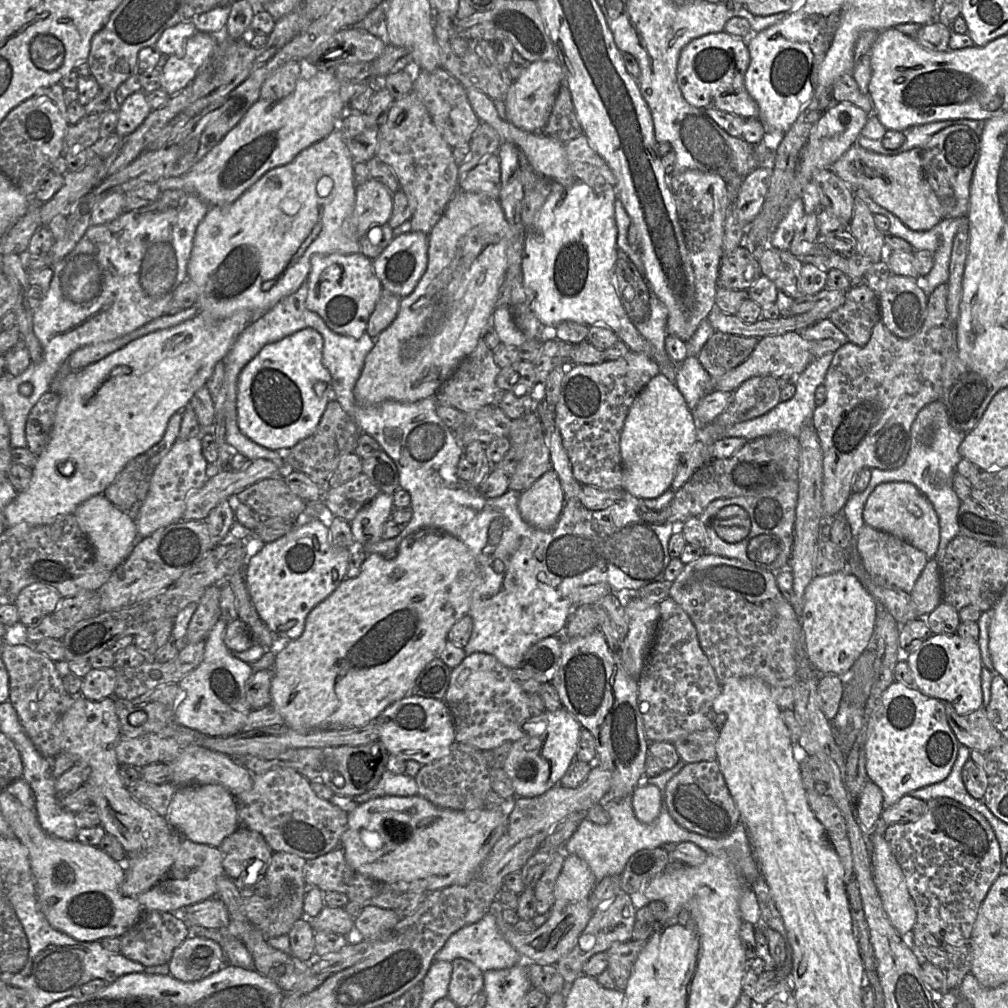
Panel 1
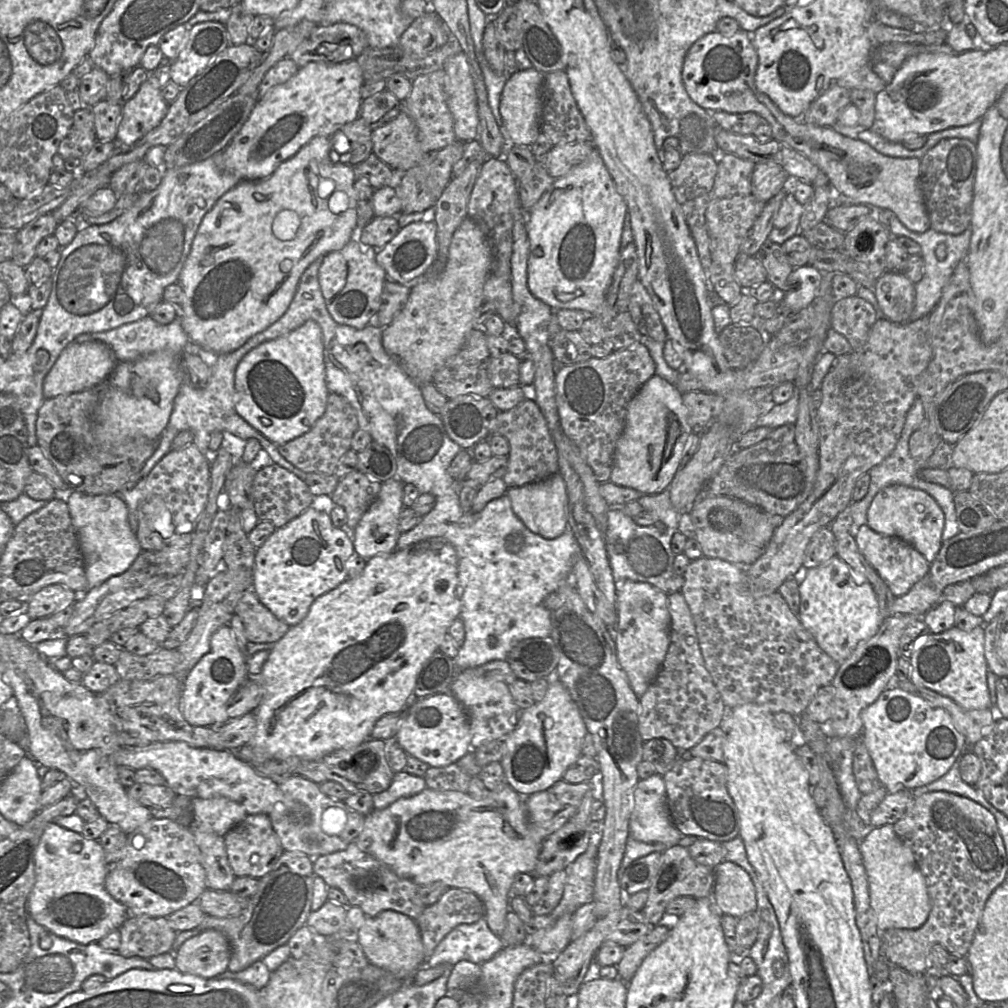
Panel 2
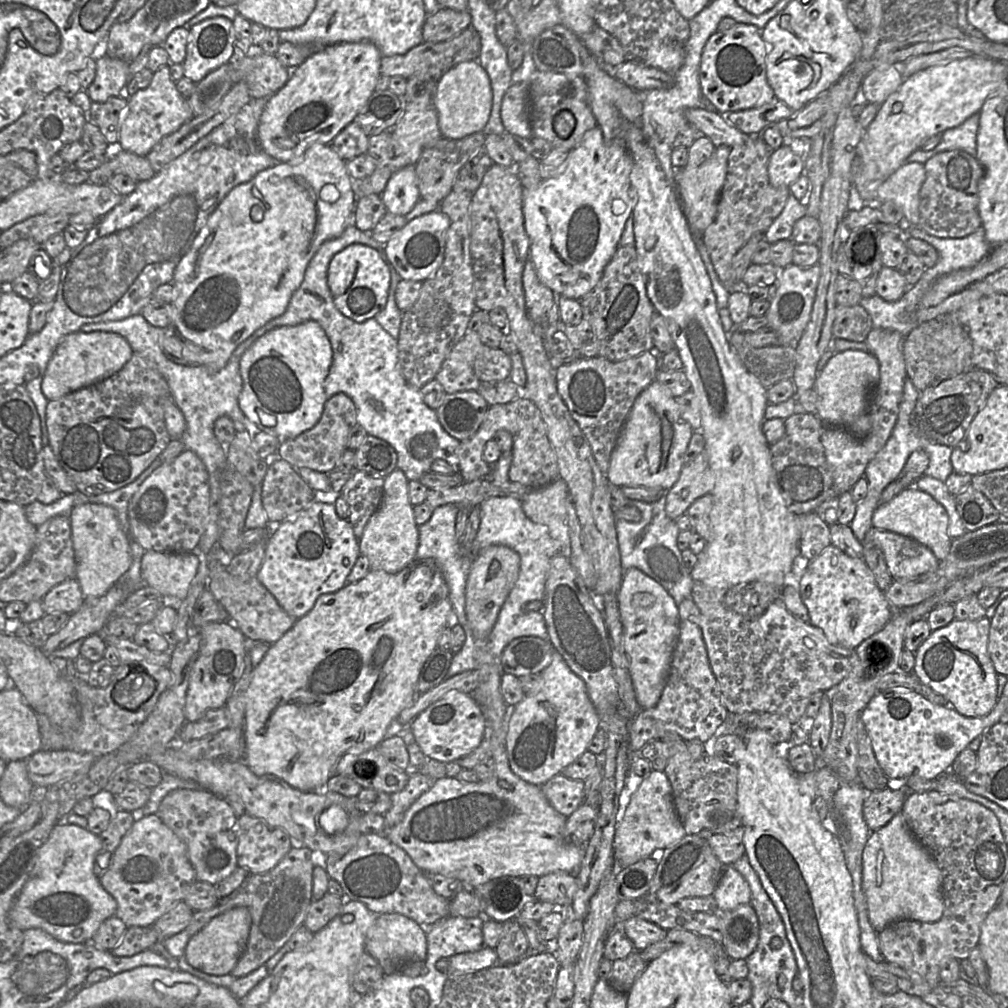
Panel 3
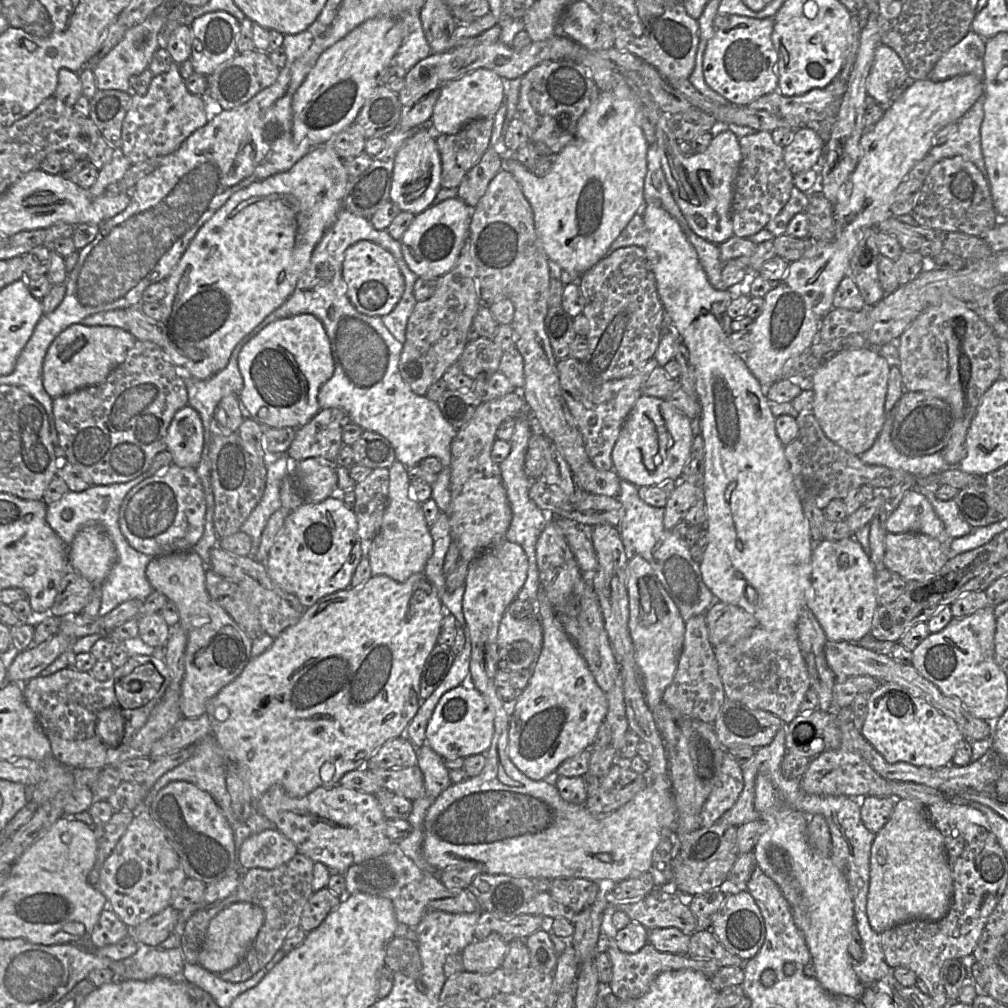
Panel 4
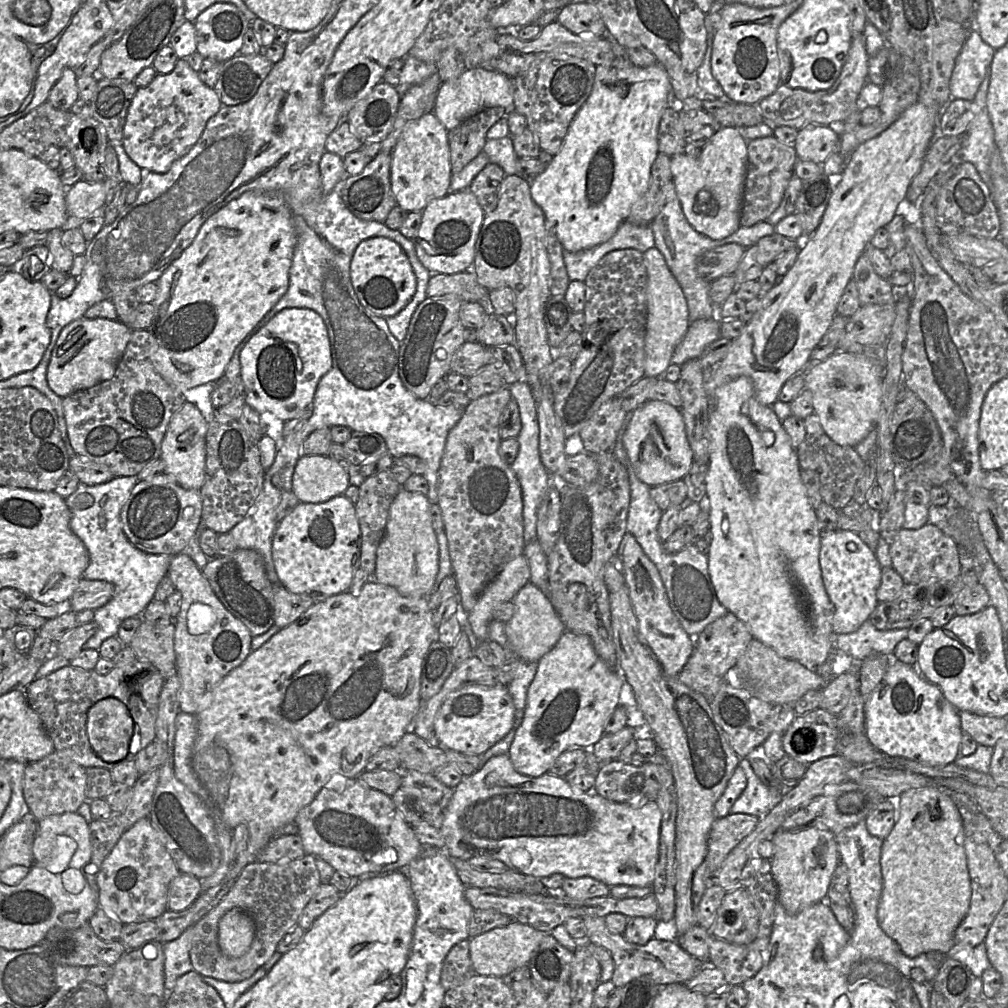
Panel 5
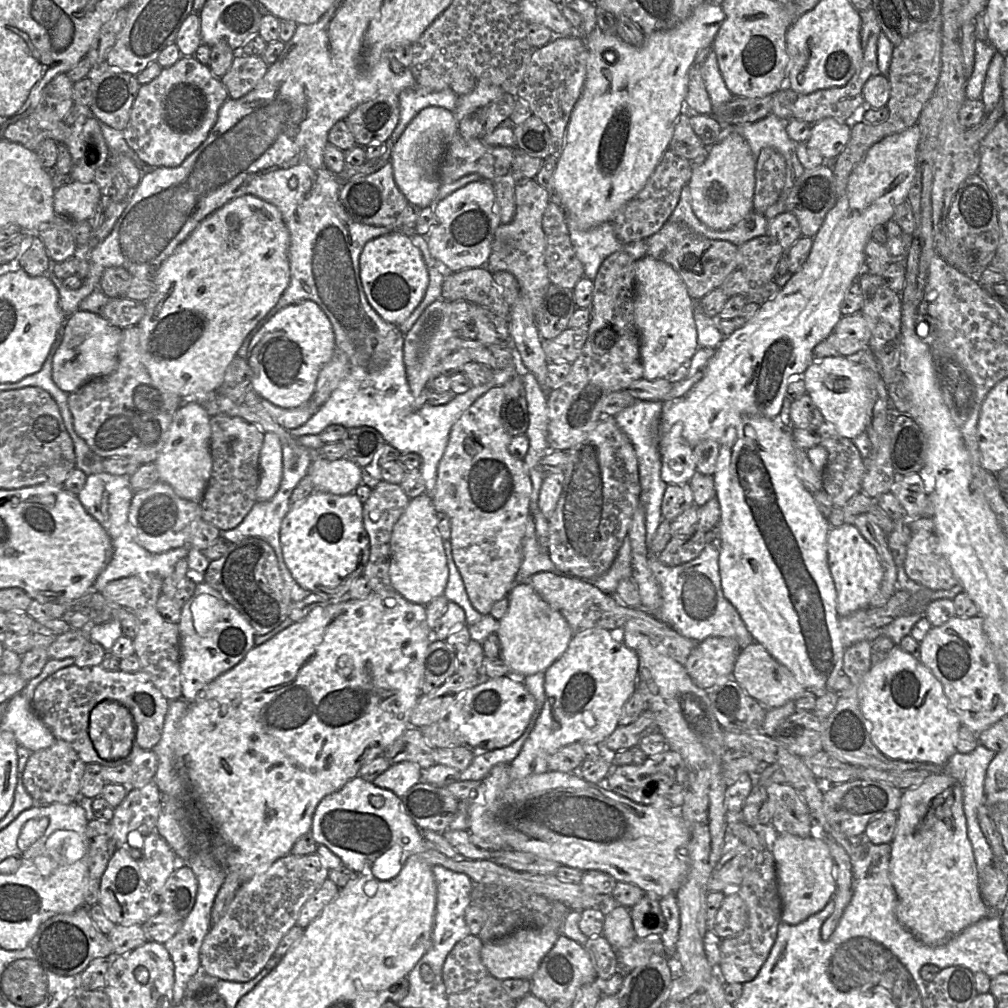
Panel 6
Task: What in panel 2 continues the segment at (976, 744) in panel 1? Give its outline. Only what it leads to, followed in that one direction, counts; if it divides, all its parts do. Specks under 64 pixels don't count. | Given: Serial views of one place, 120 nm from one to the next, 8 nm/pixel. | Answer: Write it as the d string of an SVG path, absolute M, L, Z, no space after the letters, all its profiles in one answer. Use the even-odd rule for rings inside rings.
M910 679L895 681L893 686L921 697L933 706L947 711L957 731L965 737L966 744L975 745L992 727L995 722L995 714L998 714L997 706L983 710L965 710L952 699L916 685Z

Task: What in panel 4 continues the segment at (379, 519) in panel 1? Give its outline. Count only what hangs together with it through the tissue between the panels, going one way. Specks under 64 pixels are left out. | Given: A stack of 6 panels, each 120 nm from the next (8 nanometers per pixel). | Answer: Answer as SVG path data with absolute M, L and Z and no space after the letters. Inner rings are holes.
M395 460L389 468L388 499L379 532L370 546L368 561L372 576L384 575L403 583L410 576L424 572L433 553L433 539L418 503L410 492L407 469Z

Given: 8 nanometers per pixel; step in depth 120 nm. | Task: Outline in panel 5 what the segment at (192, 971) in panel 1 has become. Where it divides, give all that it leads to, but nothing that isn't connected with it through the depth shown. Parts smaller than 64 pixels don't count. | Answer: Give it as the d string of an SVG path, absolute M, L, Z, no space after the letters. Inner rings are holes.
M233 908L219 921L219 948L228 957L241 957L249 950L255 933L255 923L251 916L239 908Z

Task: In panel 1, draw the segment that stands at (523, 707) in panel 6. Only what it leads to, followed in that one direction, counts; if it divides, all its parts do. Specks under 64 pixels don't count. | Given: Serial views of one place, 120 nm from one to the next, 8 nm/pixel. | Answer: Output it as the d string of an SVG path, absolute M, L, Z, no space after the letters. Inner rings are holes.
M407 695L389 705L377 718L377 722L378 741L389 754L405 761L415 760L422 765L430 764L447 756L455 742L453 719L444 700Z

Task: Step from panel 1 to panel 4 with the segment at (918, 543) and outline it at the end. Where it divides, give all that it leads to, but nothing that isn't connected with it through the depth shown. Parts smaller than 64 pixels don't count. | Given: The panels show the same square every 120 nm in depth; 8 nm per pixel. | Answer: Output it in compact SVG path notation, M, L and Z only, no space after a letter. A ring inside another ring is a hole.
M917 488L906 493L899 506L889 514L885 527L888 533L914 532L931 536L947 547L949 553L952 538L929 500Z

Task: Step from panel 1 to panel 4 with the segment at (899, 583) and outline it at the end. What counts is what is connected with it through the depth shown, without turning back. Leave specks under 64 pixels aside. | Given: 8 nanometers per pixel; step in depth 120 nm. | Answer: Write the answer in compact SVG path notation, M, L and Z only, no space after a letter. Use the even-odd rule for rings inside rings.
M888 533L885 567L906 581L925 580L937 574L949 560L947 547L922 533Z

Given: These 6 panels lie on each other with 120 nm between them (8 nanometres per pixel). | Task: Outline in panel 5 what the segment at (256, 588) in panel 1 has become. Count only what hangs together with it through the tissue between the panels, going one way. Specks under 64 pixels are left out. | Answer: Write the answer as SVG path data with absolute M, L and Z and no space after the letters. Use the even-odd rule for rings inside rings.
M344 495L323 503L299 503L280 523L272 540L272 560L282 586L294 594L306 594L315 602L349 590L354 573L360 568L361 532L355 504Z

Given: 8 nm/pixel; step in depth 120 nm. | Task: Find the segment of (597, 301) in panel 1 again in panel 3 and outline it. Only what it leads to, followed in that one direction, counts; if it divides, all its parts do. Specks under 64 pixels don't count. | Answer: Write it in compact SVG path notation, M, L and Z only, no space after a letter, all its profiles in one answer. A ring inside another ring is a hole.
M601 128L587 131L581 143L569 152L563 168L554 177L544 179L535 189L523 188L523 212L525 229L530 239L530 259L534 262L539 281L550 288L557 296L580 300L590 292L602 278L605 267L608 265L619 248L619 241L624 232L626 222L635 207L637 196L631 188L630 173L633 168L633 159L625 145L619 141L608 142L604 139Z

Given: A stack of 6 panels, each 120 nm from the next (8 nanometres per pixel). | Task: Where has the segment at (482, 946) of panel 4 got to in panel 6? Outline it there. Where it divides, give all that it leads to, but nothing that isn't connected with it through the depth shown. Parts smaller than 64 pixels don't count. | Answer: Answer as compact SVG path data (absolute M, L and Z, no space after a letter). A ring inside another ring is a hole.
M521 928L502 938L483 944L481 960L489 975L505 980L509 978L531 979L542 959L555 945L560 933L549 928Z

